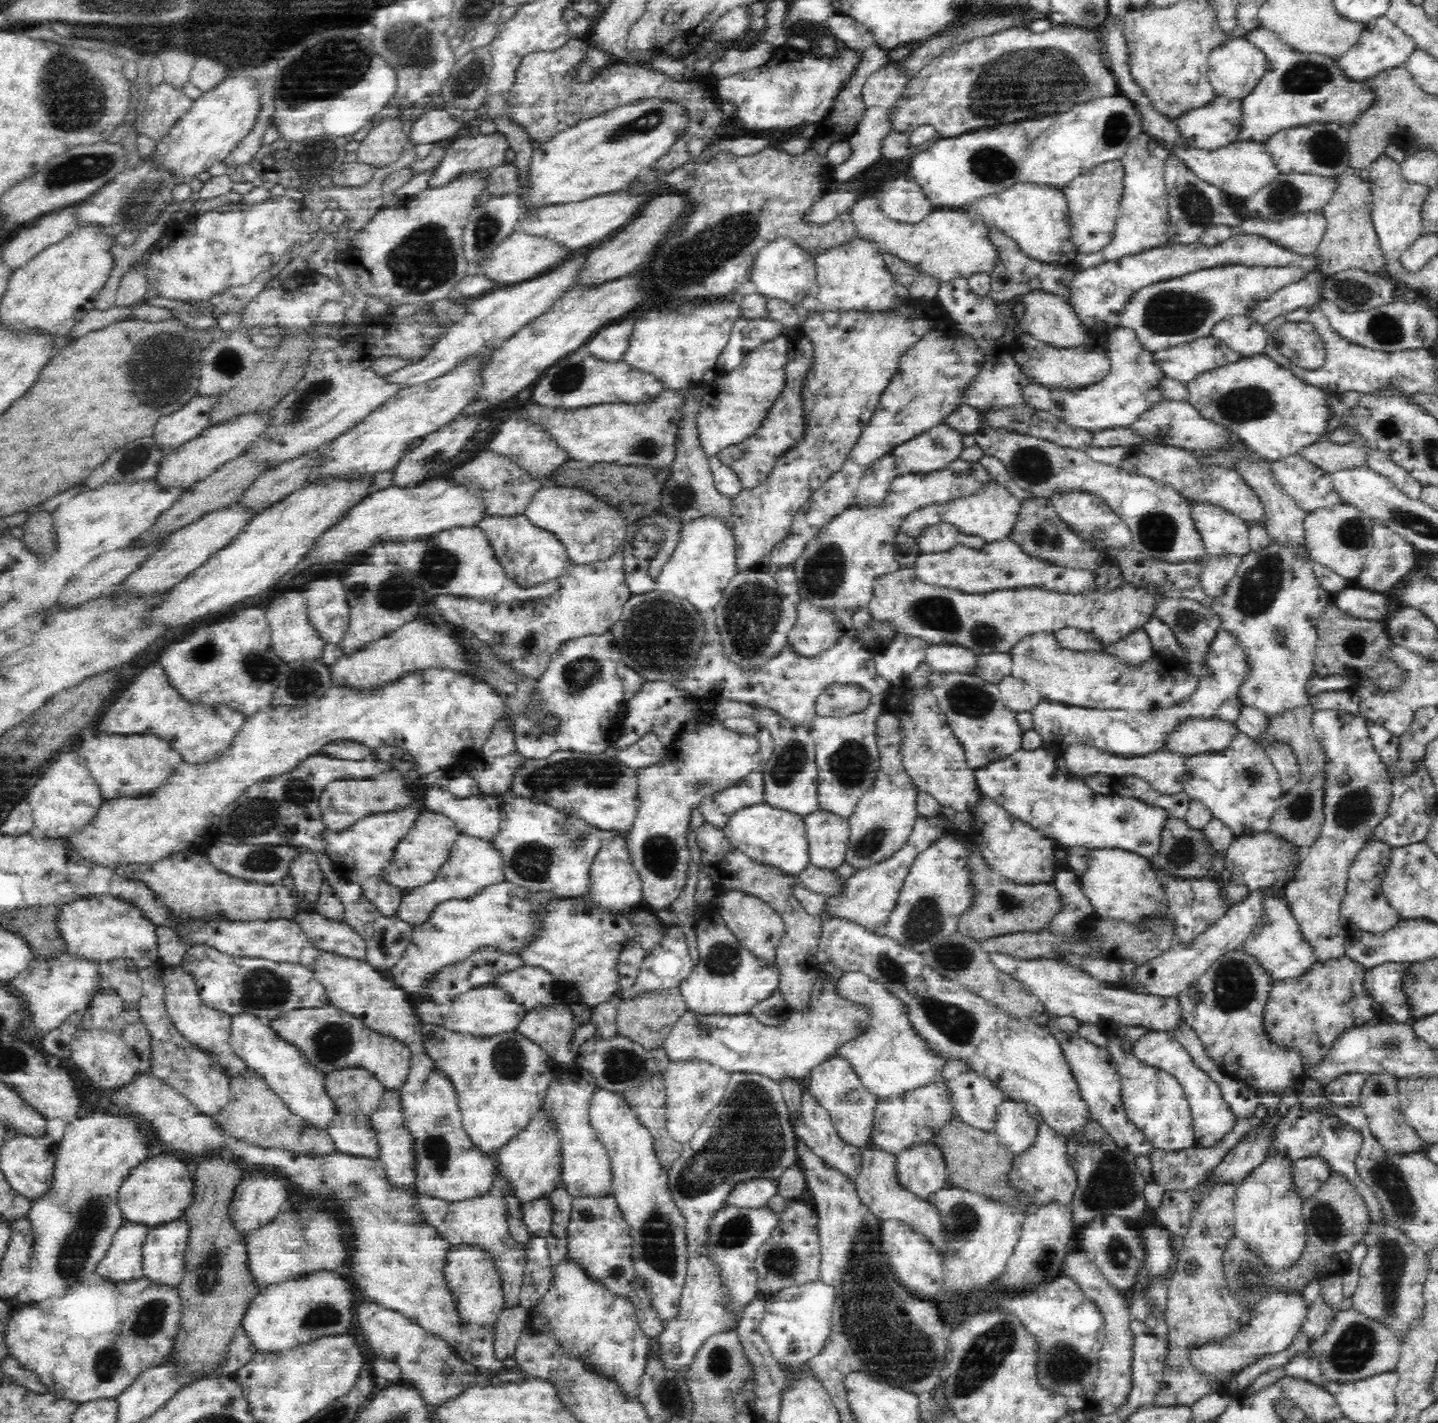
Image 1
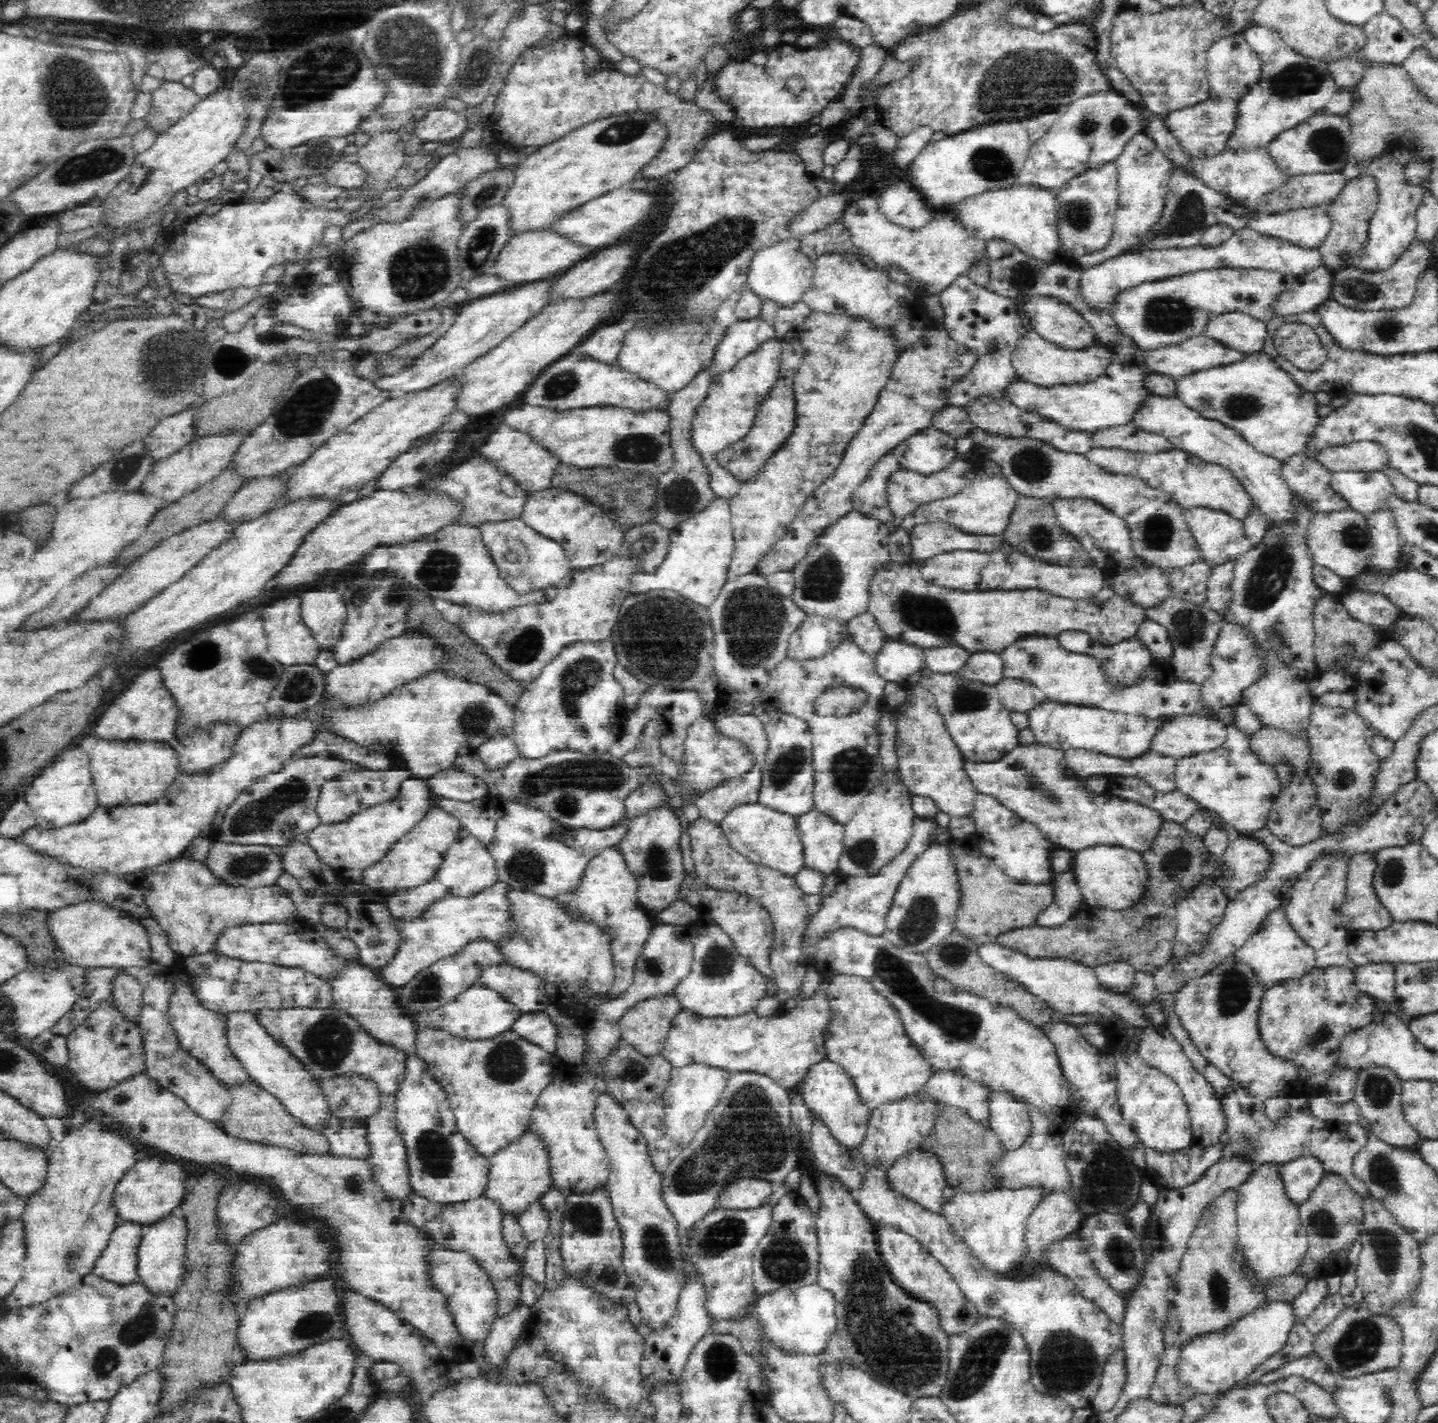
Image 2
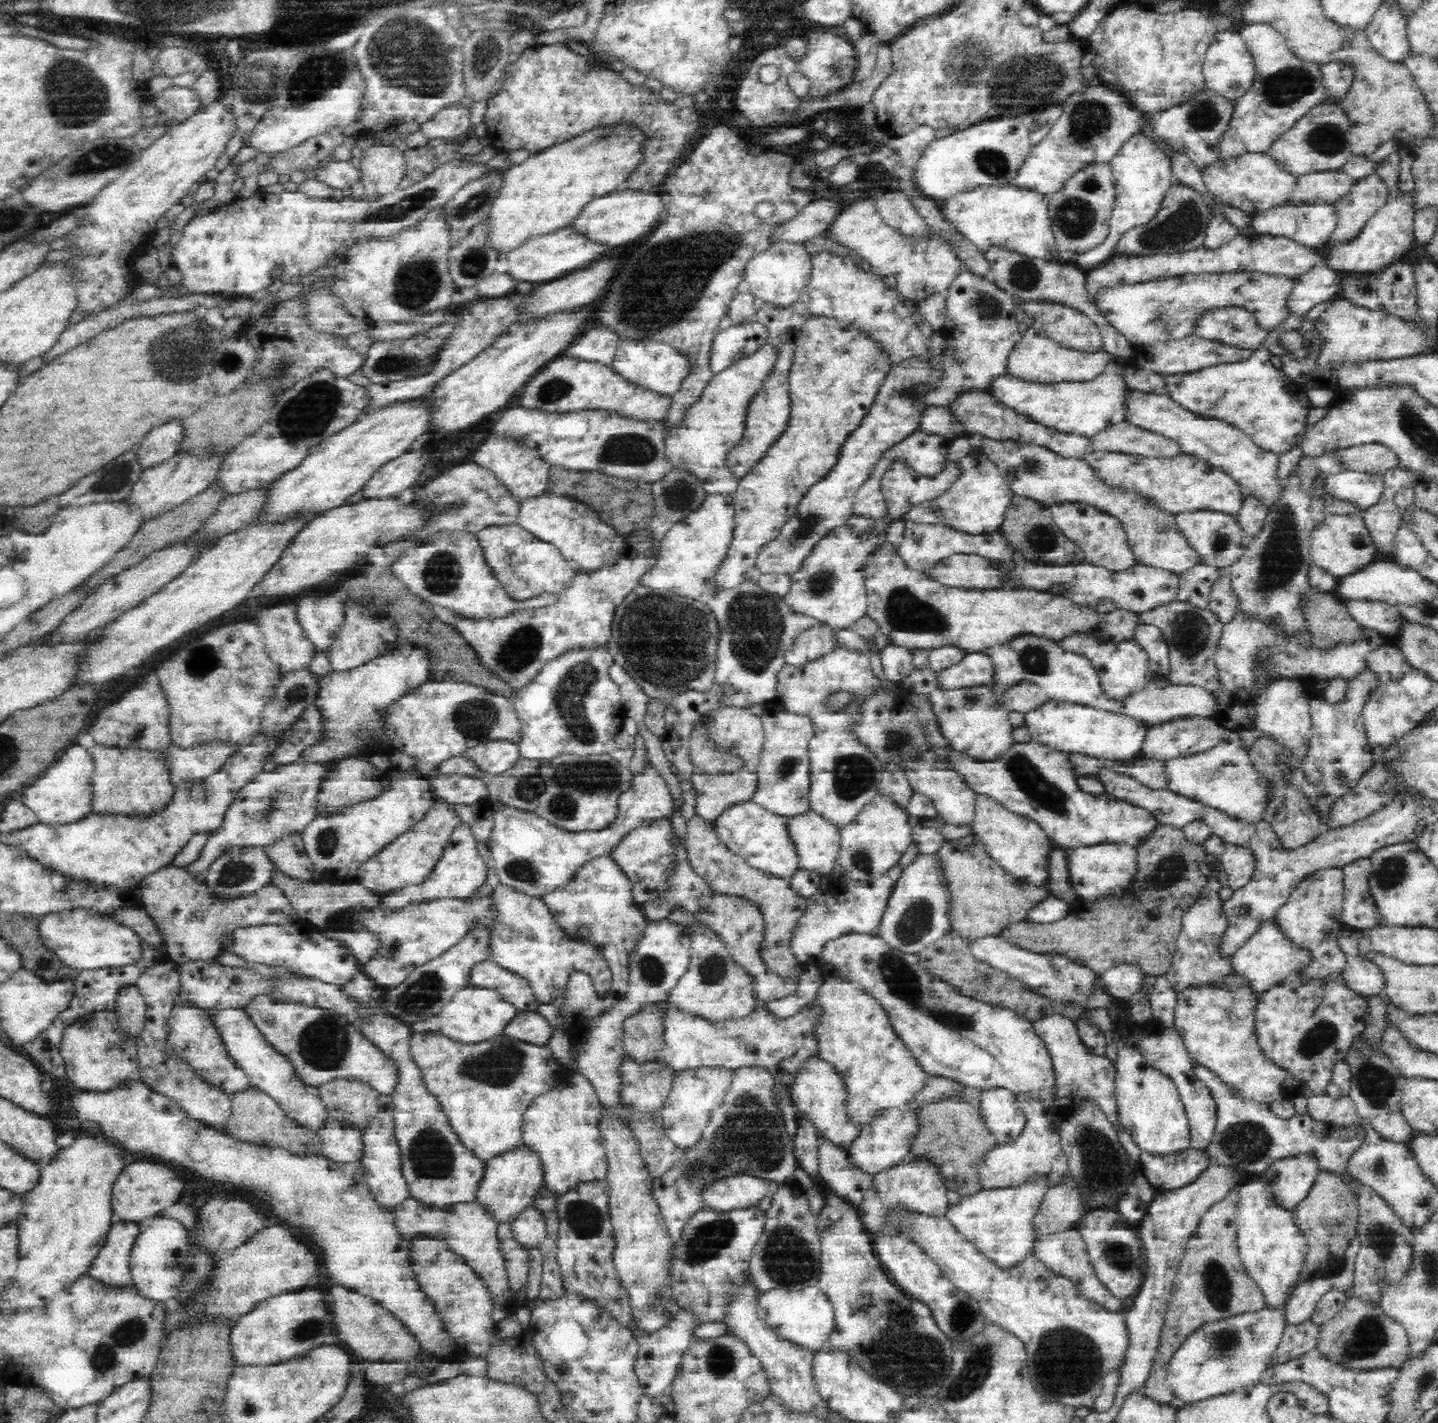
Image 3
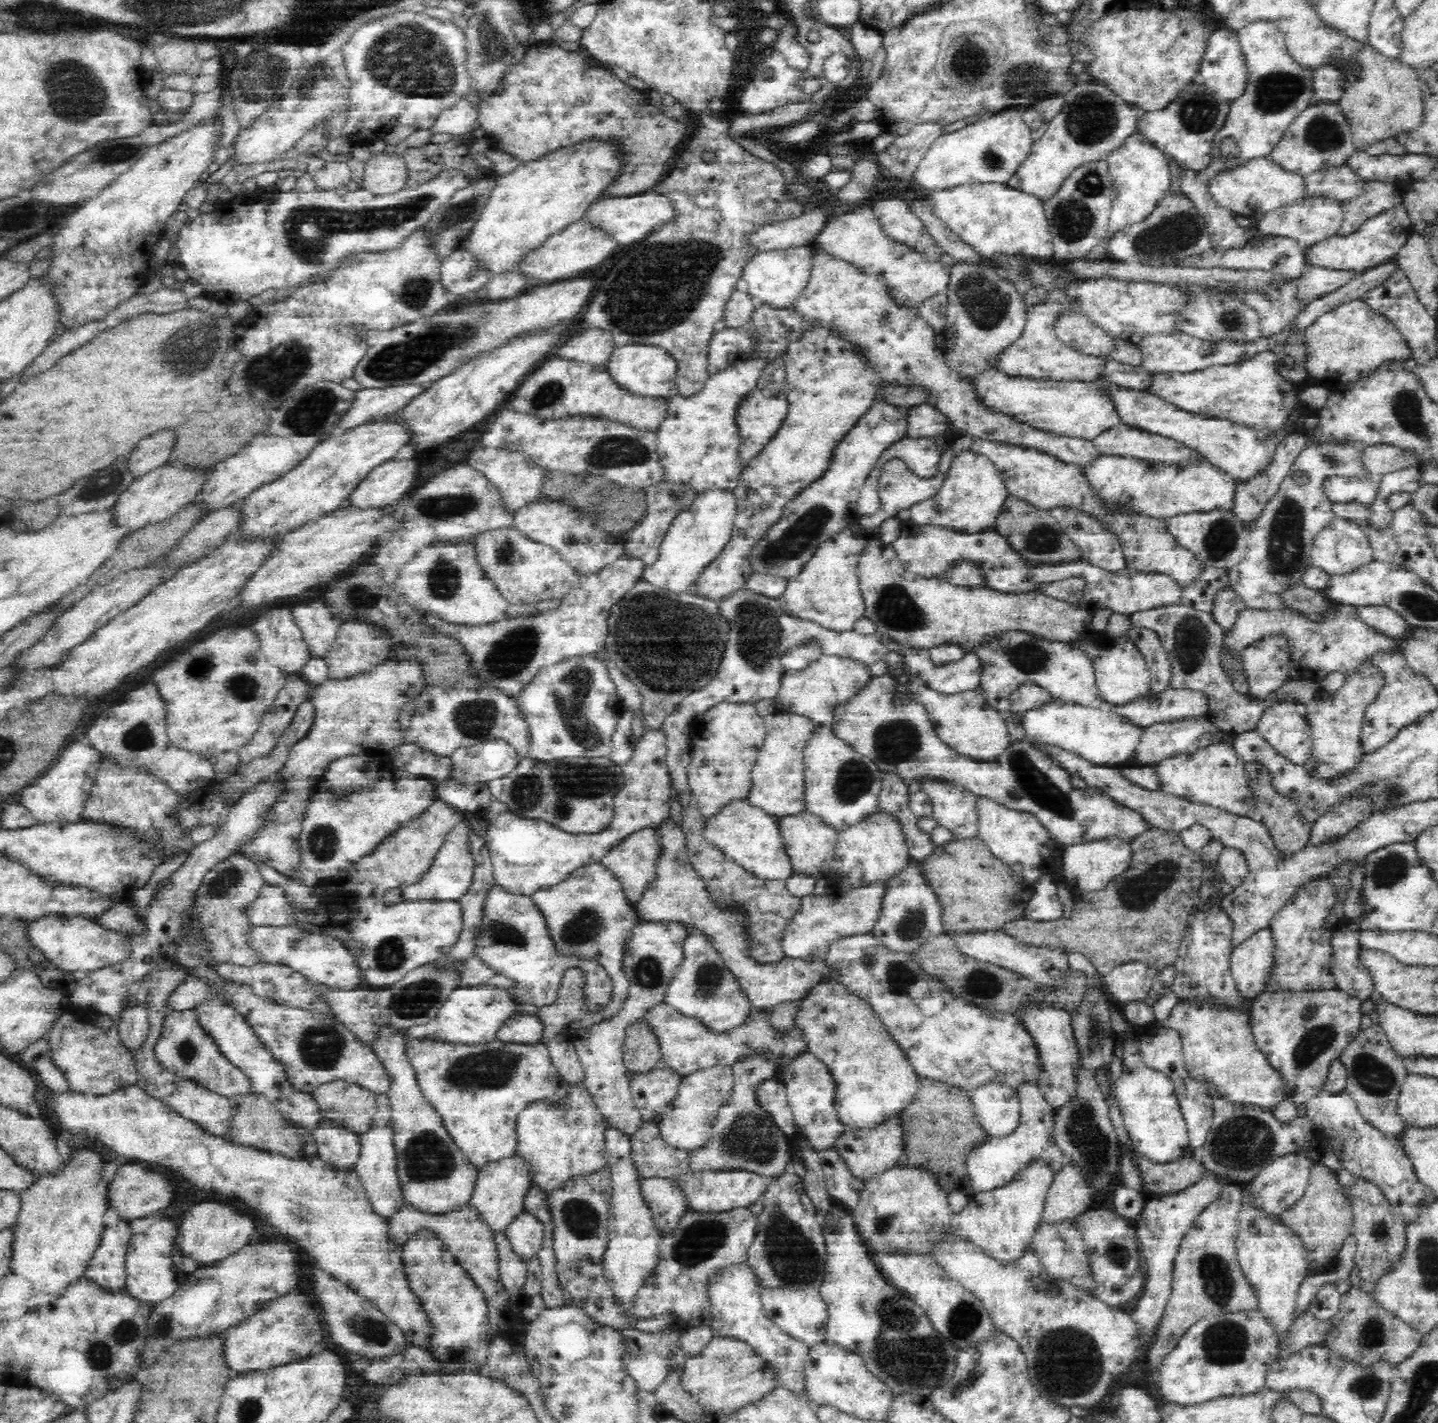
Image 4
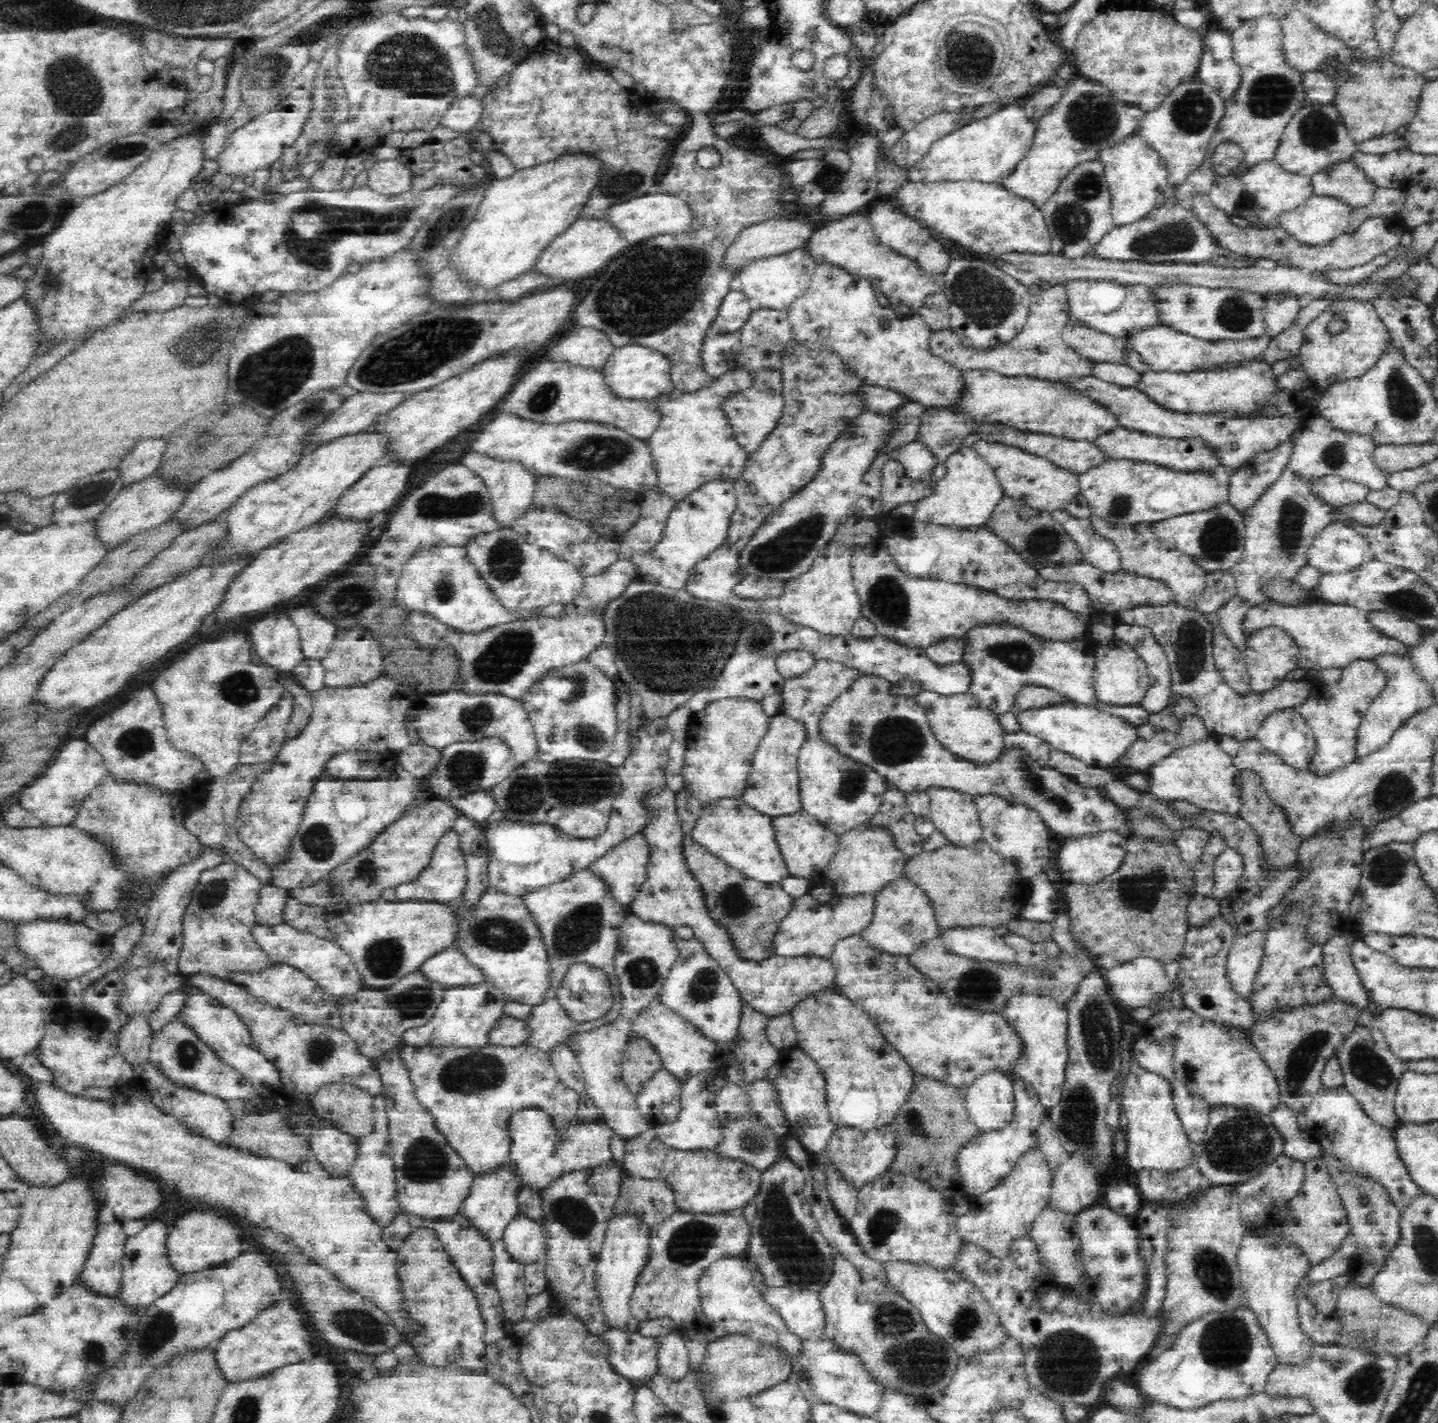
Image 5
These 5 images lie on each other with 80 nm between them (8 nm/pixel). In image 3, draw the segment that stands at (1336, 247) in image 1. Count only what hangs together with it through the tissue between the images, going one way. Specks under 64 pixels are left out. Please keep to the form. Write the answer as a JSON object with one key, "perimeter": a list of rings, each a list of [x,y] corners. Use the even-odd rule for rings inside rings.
{"perimeter":[[[1370,175],[1359,179],[1354,190],[1338,200],[1338,224],[1331,238],[1346,240],[1364,226],[1364,223],[1390,202],[1390,189],[1380,175]]]}

